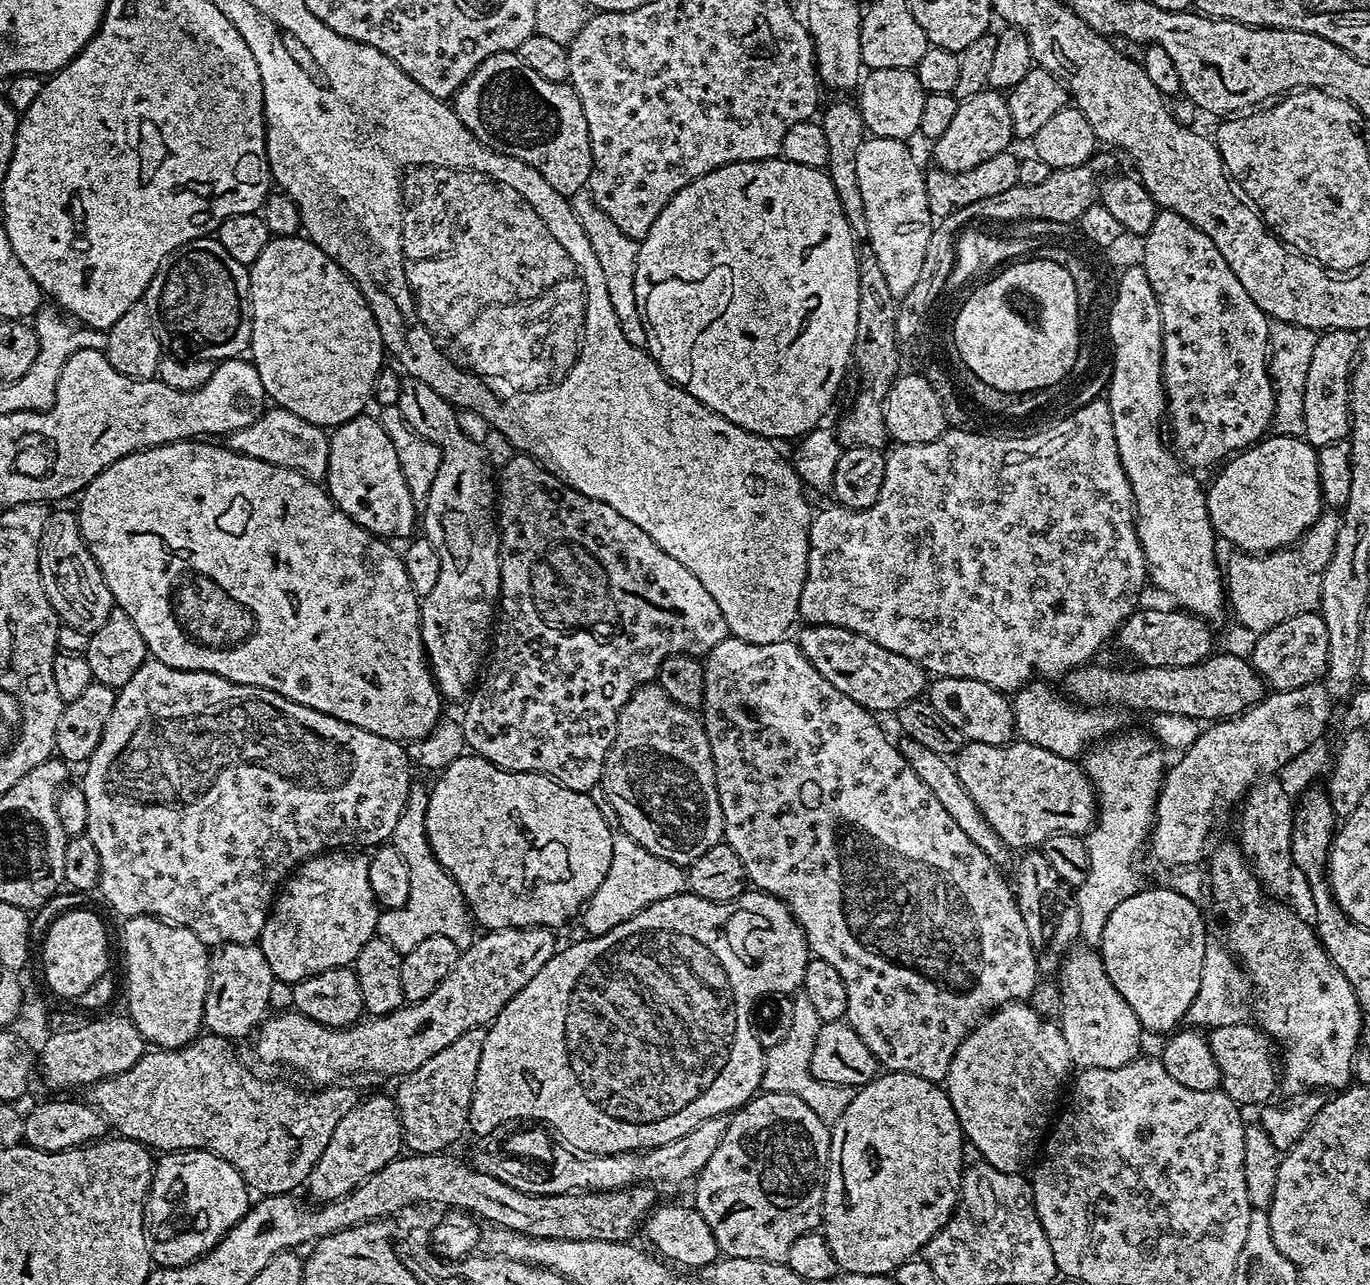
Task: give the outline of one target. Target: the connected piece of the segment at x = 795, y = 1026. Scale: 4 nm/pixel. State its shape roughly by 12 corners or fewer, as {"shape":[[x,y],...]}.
{"shape":[[792,996],[790,1030],[765,1051],[760,1087],[794,1094],[831,1126],[854,1090],[809,1072],[822,1022]]}

